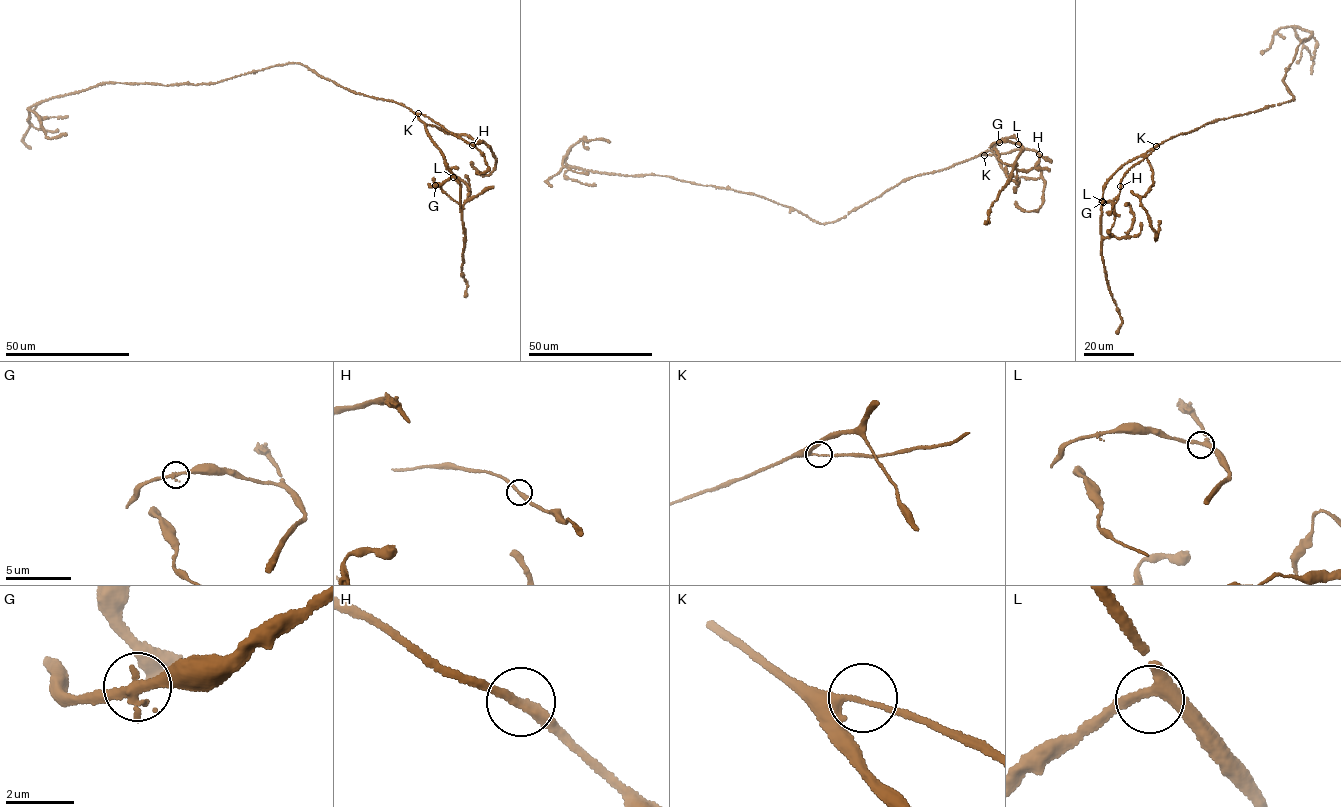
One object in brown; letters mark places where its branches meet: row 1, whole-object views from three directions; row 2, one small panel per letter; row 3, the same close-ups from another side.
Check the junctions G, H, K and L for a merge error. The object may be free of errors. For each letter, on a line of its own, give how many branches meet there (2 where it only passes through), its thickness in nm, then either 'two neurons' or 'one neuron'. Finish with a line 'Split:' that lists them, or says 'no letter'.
G: 2 | 280 nm | one neuron
H: 2 | 280 nm | one neuron
K: 2 | 200 nm | one neuron
L: 2 | 360 nm | one neuron
Split: no letter

